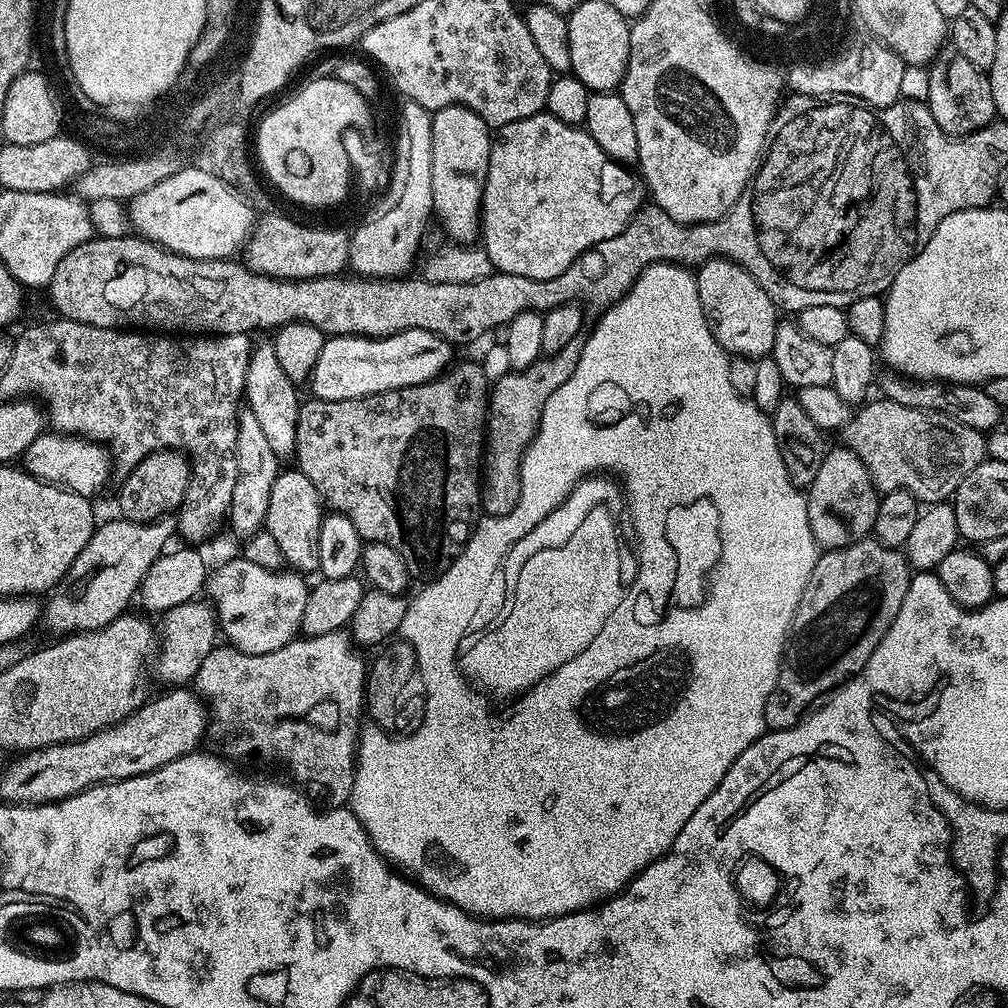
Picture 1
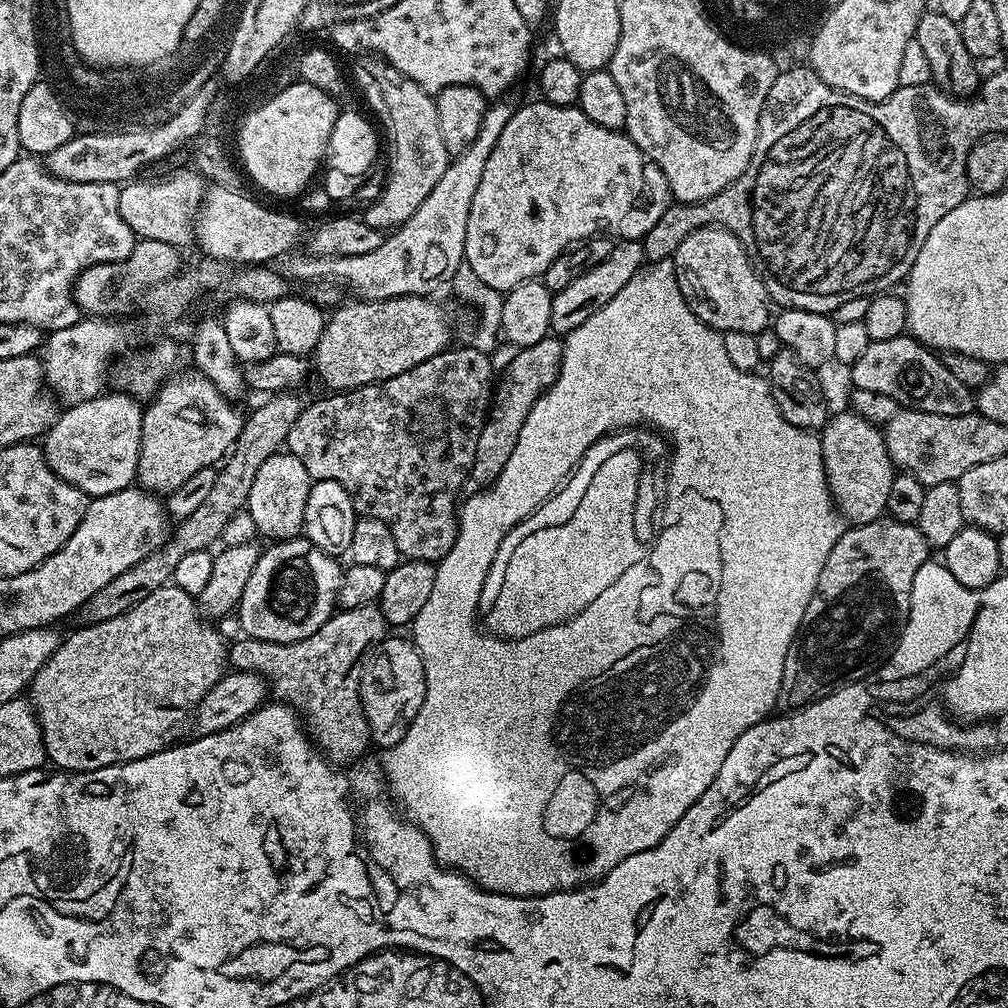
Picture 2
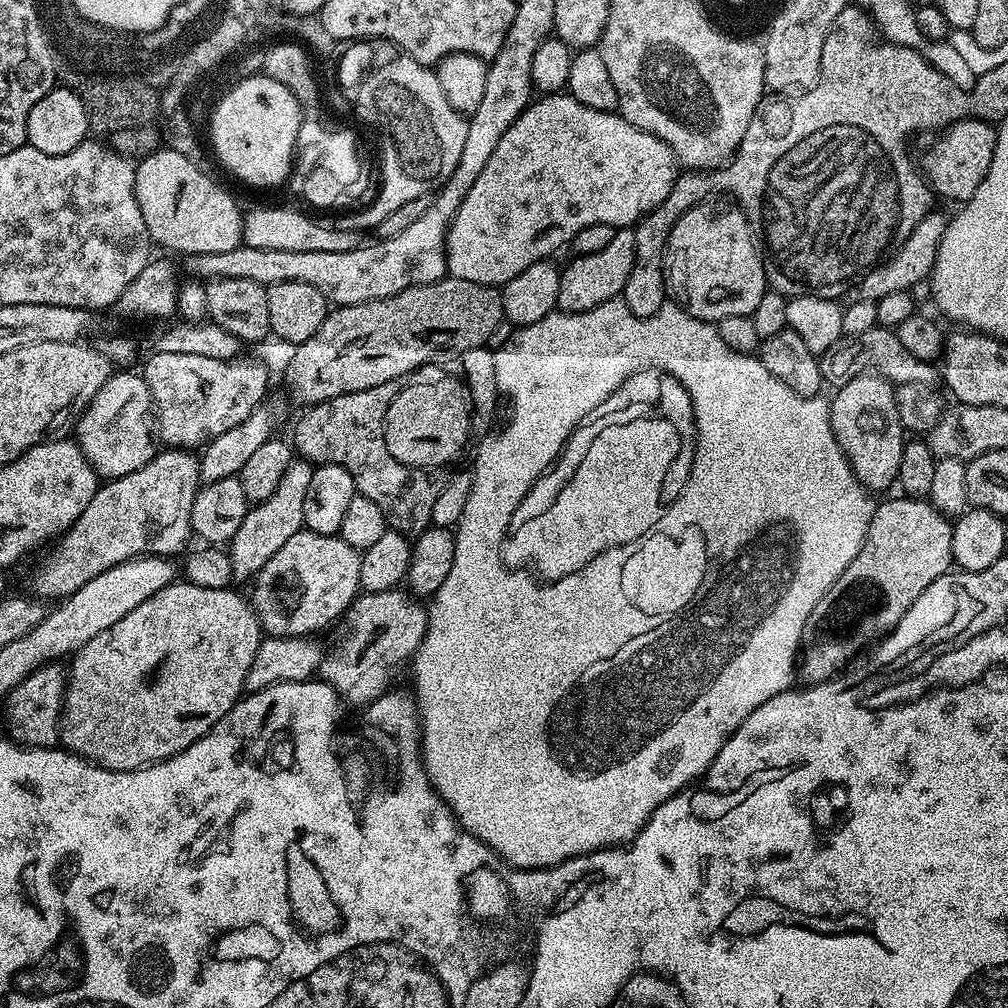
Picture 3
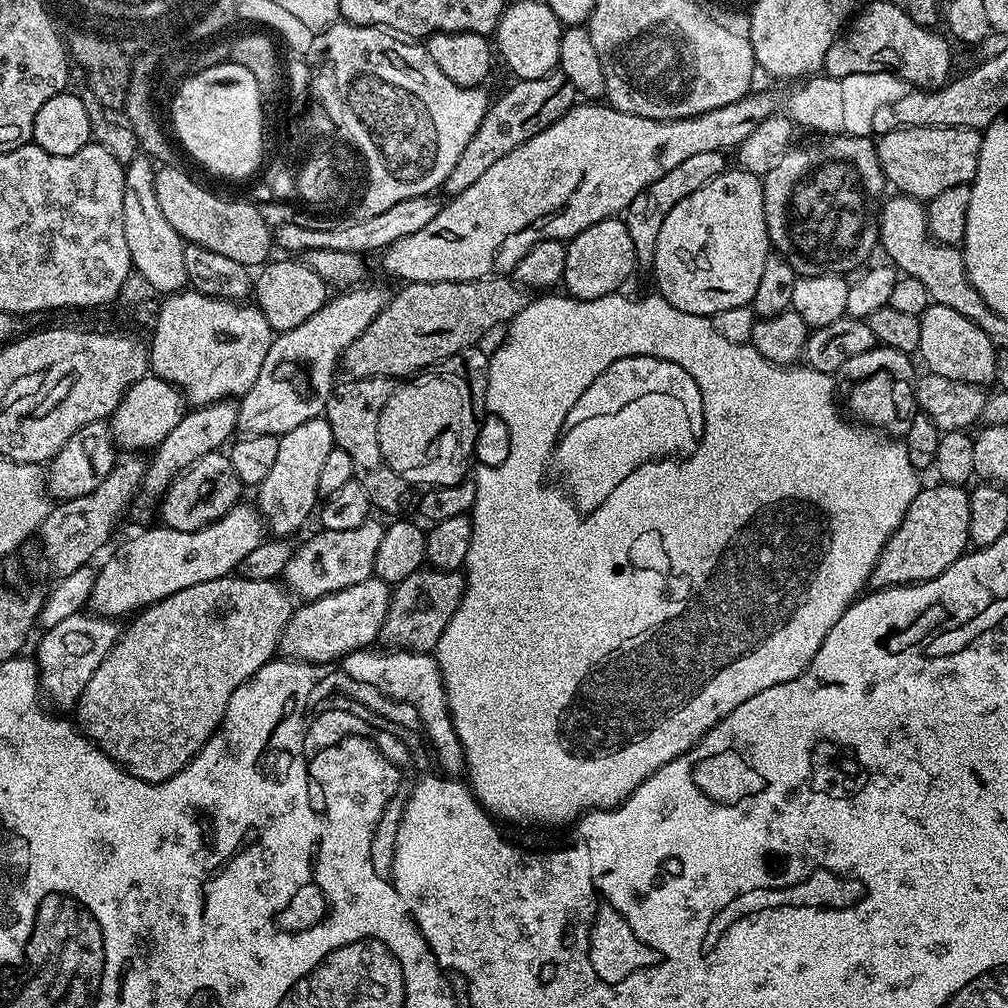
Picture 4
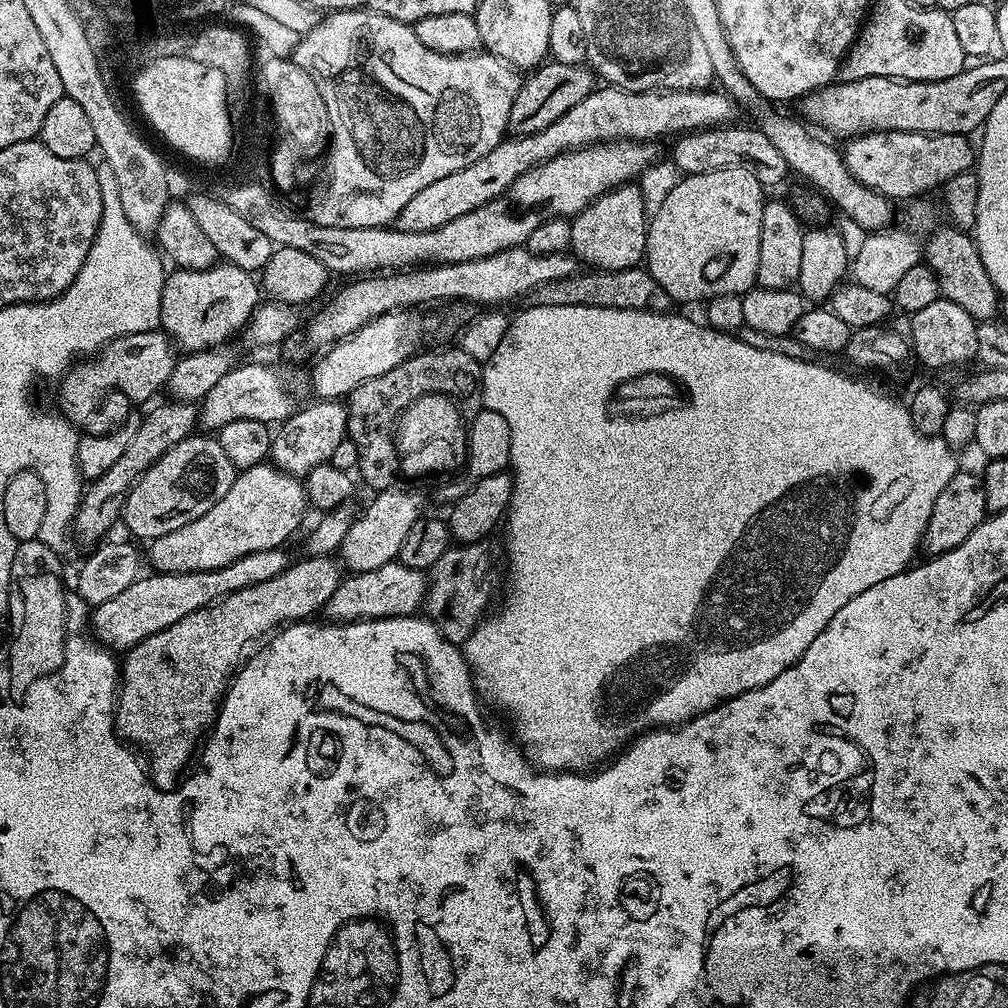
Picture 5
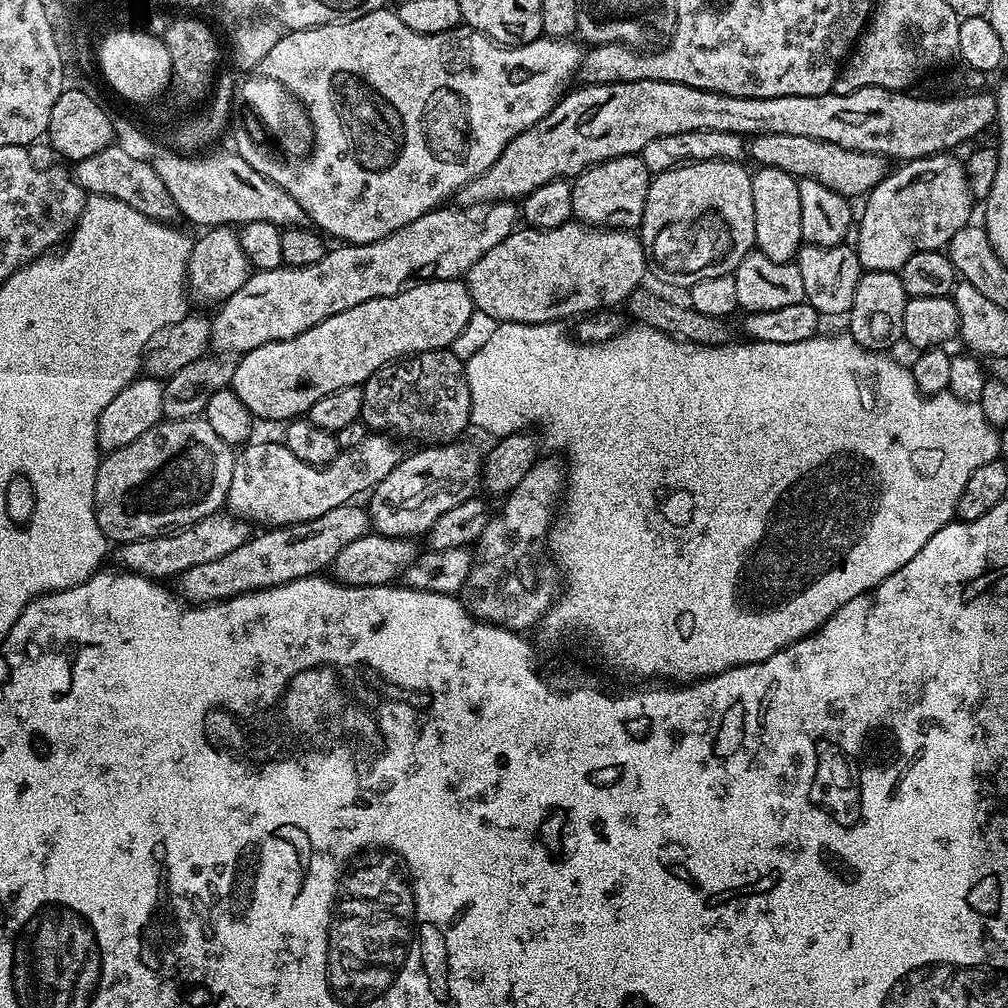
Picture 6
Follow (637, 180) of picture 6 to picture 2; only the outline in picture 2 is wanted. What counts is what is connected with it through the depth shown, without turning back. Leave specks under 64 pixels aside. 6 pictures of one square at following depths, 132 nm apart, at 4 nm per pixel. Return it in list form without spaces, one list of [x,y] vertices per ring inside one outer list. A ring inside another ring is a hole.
[[[622,240],[615,246],[617,248],[609,252],[607,249],[606,255],[597,264],[591,265],[581,276],[574,278],[570,286],[555,292],[550,306],[550,329],[553,333],[567,334],[582,326],[590,314],[606,306],[606,302],[610,302],[610,298],[614,298],[614,294],[618,294],[618,290],[622,290],[622,286],[626,286],[626,282],[630,282],[630,278],[634,278],[634,274],[640,271],[646,260],[643,243],[638,240]]]

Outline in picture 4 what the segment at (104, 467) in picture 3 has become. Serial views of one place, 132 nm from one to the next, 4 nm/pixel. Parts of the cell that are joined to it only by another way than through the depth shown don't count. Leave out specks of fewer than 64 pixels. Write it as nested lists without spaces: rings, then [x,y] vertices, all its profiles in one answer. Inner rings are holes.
[[[151,374],[143,376],[128,387],[124,397],[112,411],[110,427],[113,445],[120,450],[125,448],[123,451],[128,454],[143,453],[143,448],[155,450],[160,447],[166,434],[170,434],[170,430],[178,426],[185,411],[185,401],[175,386]]]

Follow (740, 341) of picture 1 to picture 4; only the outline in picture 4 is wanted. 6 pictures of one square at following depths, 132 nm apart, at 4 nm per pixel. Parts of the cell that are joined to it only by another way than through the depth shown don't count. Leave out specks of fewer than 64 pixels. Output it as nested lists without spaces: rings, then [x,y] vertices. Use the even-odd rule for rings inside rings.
[[[726,170],[706,186],[701,186],[699,190],[694,190],[694,194],[689,194],[687,198],[682,198],[670,211],[666,212],[661,229],[658,232],[657,246],[650,265],[650,271],[656,275],[655,291],[664,297],[670,306],[682,310],[686,314],[698,314],[699,316],[712,317],[714,314],[722,314],[722,310],[731,310],[734,306],[749,306],[754,298],[754,290],[758,290],[758,281],[762,279],[762,270],[766,270],[766,258],[770,255],[770,241],[768,239],[768,227],[766,226],[766,214],[764,213],[764,186],[761,177],[752,172],[743,170]]]

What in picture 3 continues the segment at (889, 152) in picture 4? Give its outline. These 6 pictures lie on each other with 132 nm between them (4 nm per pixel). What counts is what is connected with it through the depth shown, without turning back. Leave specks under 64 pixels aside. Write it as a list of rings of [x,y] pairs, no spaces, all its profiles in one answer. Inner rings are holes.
[[[969,118],[951,124],[936,139],[940,138],[941,140],[934,141],[924,152],[922,175],[937,197],[945,196],[946,199],[957,202],[969,200],[990,170],[996,145],[996,128],[989,121]]]

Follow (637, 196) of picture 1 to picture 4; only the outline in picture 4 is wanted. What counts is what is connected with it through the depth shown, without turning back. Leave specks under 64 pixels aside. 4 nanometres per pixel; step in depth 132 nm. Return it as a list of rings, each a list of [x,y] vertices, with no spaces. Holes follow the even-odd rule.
[[[759,90],[749,92],[738,102],[715,108],[701,116],[691,116],[685,120],[651,120],[650,118],[635,116],[629,112],[620,112],[617,108],[605,106],[600,102],[577,103],[566,115],[558,118],[558,122],[546,126],[546,130],[542,130],[538,134],[534,134],[534,138],[522,142],[522,146],[510,150],[510,154],[506,154],[506,158],[498,158],[498,162],[494,162],[494,166],[490,166],[490,170],[486,170],[486,174],[482,174],[482,178],[478,178],[478,182],[474,182],[474,186],[469,186],[467,190],[462,190],[462,194],[451,197],[447,201],[448,204],[445,203],[441,207],[440,213],[427,226],[422,226],[422,230],[418,230],[418,234],[410,234],[406,238],[394,242],[389,248],[385,248],[382,253],[384,266],[390,273],[396,275],[400,282],[411,282],[413,284],[433,284],[434,282],[454,282],[455,280],[484,280],[487,276],[511,273],[518,266],[518,262],[522,262],[522,258],[538,242],[543,240],[562,240],[567,242],[582,230],[594,226],[594,222],[602,222],[603,220],[619,217],[638,194],[642,194],[652,183],[657,182],[664,174],[673,170],[674,166],[679,166],[685,158],[690,158],[694,154],[702,154],[703,152],[719,152],[721,150],[739,148],[740,143],[767,116],[773,115],[773,112],[771,94],[759,92]]]

